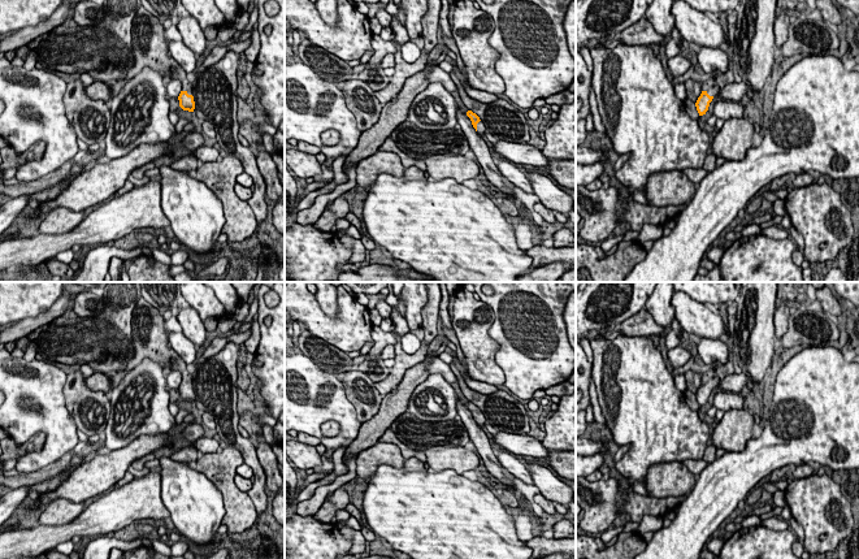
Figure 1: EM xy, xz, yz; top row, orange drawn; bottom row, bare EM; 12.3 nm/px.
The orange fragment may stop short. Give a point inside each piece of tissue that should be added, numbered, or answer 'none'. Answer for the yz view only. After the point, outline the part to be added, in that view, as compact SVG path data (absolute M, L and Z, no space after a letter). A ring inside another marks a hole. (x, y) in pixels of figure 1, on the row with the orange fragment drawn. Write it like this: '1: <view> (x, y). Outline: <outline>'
1: yz (712, 85). Outline: M729 56L728 72L726 73L721 73L721 72L710 73L710 78L707 81L702 81L702 91L706 91L710 96L716 96L723 87L733 82L734 82L733 61Z

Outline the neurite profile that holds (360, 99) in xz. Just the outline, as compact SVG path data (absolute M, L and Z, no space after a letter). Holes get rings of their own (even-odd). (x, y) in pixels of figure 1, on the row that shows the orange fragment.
M359 78L344 81L342 92L346 105L356 117L356 125L361 133L378 122L383 105L374 96L374 91L368 83Z

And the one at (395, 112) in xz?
M437 60L426 62L421 72L407 78L402 91L382 107L378 122L361 133L357 146L347 155L344 166L357 166L363 159L376 153L391 133L407 121L412 101L429 84L428 72L435 66L439 66Z

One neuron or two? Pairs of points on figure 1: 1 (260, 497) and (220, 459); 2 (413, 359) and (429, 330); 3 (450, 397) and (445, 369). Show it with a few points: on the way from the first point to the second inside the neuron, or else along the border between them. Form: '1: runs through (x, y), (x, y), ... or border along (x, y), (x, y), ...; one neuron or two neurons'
1: border along (228, 445), (231, 445), (244, 462); two neurons
2: border along (423, 341), (428, 346); two neurons
3: border along (429, 373), (439, 373), (450, 384); two neurons

